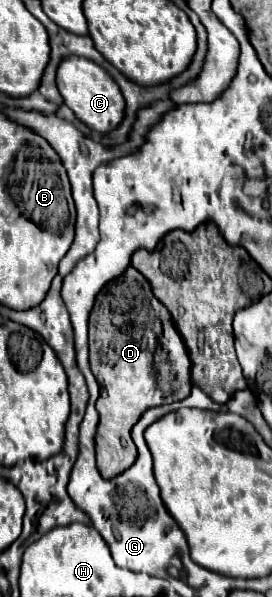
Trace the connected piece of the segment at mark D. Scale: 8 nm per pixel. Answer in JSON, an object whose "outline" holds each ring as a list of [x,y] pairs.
{"outline":[[[128,267],[120,279],[110,281],[96,297],[96,305],[90,313],[90,349],[92,353],[98,353],[102,377],[102,393],[96,401],[100,415],[96,433],[96,463],[104,479],[114,479],[136,461],[138,451],[130,437],[130,431],[140,415],[150,407],[182,401],[190,395],[190,357],[168,309],[158,299],[154,299],[150,283],[134,267]]]}

